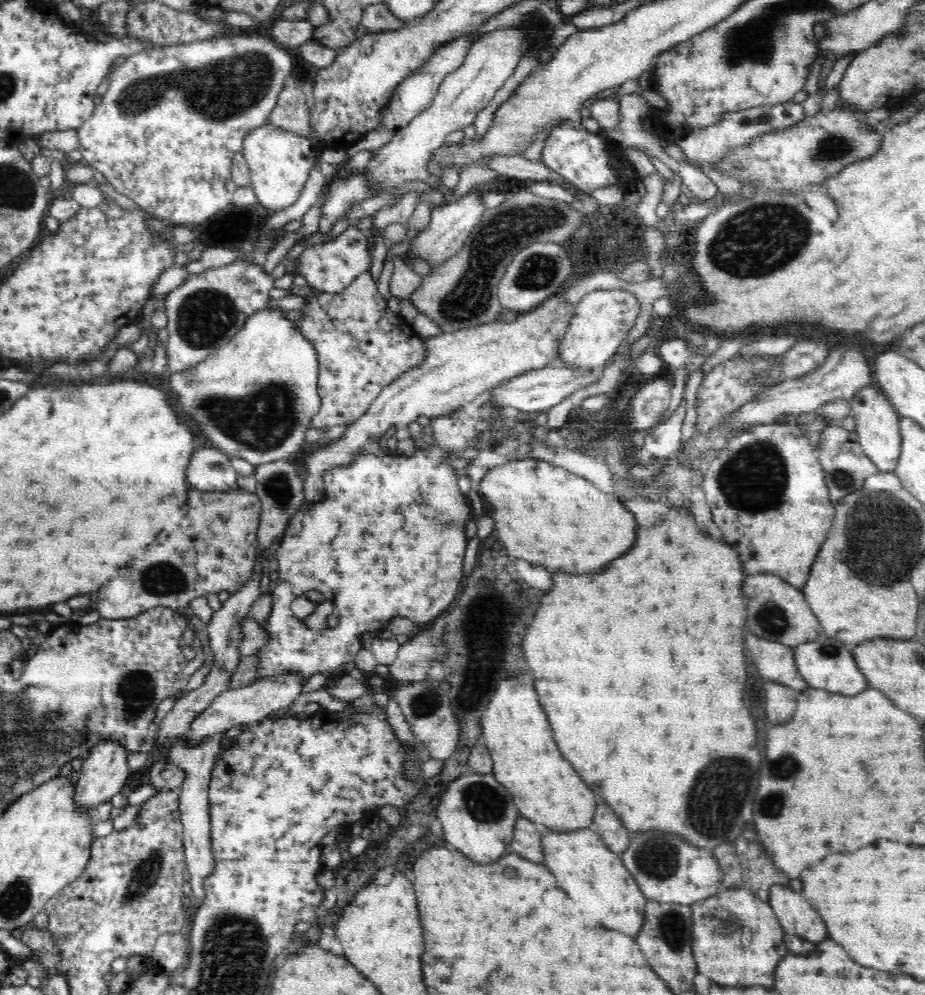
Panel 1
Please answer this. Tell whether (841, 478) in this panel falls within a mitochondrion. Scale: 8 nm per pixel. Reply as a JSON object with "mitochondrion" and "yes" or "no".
{"mitochondrion":"yes"}

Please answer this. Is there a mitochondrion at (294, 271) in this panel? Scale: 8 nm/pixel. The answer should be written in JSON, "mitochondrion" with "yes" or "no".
{"mitochondrion":"no"}

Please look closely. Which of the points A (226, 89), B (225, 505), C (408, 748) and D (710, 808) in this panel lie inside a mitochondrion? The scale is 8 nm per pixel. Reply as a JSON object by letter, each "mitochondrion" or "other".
{"A":"mitochondrion","B":"other","C":"other","D":"mitochondrion"}

